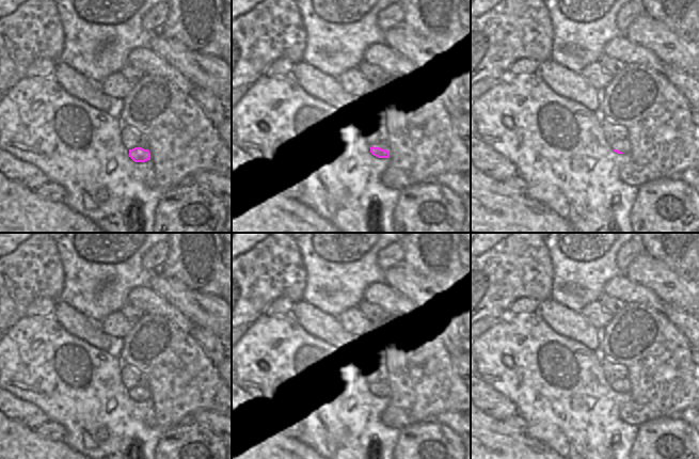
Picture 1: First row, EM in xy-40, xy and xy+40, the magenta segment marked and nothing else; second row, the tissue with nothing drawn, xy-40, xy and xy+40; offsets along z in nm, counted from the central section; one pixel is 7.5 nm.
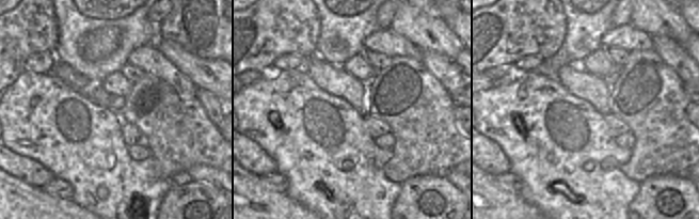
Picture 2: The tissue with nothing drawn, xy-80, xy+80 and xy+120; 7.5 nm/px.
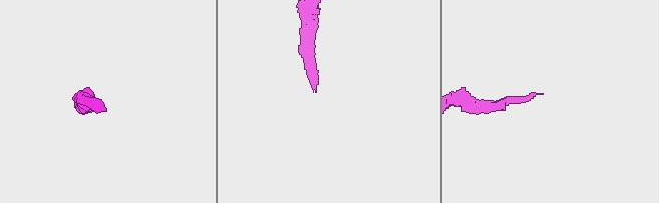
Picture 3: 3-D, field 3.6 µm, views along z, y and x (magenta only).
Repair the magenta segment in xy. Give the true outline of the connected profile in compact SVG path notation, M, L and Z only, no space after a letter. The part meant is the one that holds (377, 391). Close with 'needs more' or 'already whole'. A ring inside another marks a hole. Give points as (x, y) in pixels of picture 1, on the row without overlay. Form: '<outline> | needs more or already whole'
M378 382L370 386L370 392L378 397L390 397L390 385L386 382Z | needs more

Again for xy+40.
M621 378L610 383L610 387L617 393L631 393L631 381L627 378Z | needs more

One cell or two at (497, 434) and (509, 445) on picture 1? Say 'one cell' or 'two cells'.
one cell

